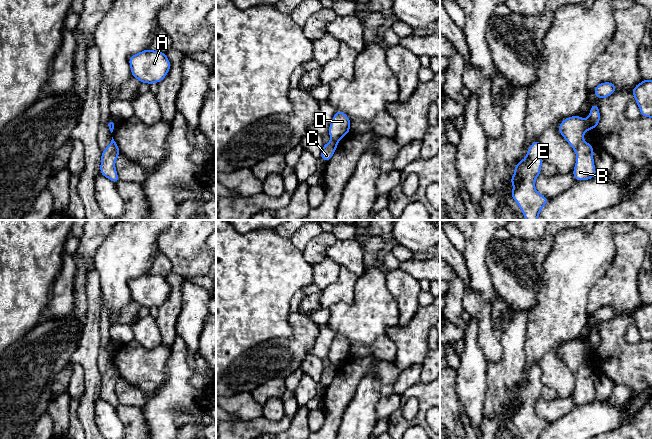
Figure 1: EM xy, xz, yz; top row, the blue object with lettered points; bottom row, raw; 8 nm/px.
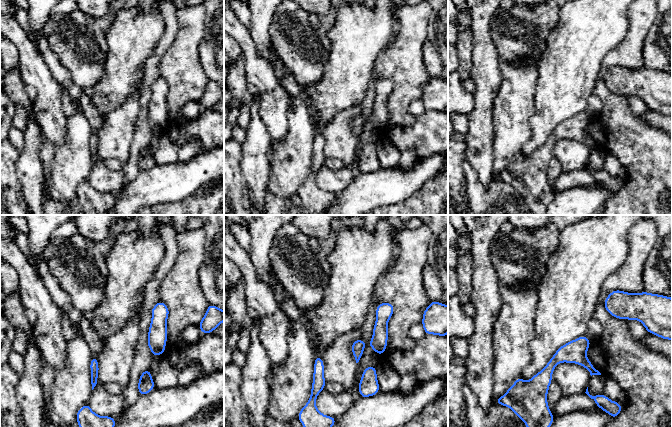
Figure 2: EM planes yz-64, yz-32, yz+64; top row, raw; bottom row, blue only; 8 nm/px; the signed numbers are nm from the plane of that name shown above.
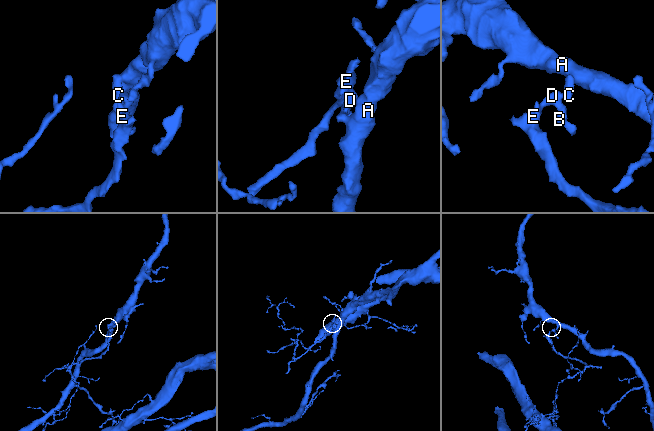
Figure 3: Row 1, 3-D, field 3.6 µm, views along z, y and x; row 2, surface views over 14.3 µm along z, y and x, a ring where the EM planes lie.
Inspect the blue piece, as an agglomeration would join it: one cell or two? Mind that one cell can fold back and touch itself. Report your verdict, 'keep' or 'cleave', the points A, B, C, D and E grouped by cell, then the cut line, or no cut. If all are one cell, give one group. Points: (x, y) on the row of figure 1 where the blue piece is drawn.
cleave; groups A C / B D E; cut yz (586, 120), (585, 129)

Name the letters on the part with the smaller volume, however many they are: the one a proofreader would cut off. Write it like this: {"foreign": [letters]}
{"foreign": ["B", "D", "E"]}

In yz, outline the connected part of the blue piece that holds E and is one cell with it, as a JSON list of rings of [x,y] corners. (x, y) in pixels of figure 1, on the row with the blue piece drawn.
[[[535,140],[528,148],[527,155],[514,168],[514,175],[510,178],[513,184],[512,197],[518,204],[526,220],[538,220],[542,208],[548,203],[548,198],[538,193],[535,180],[541,174],[543,159],[542,145]]]

